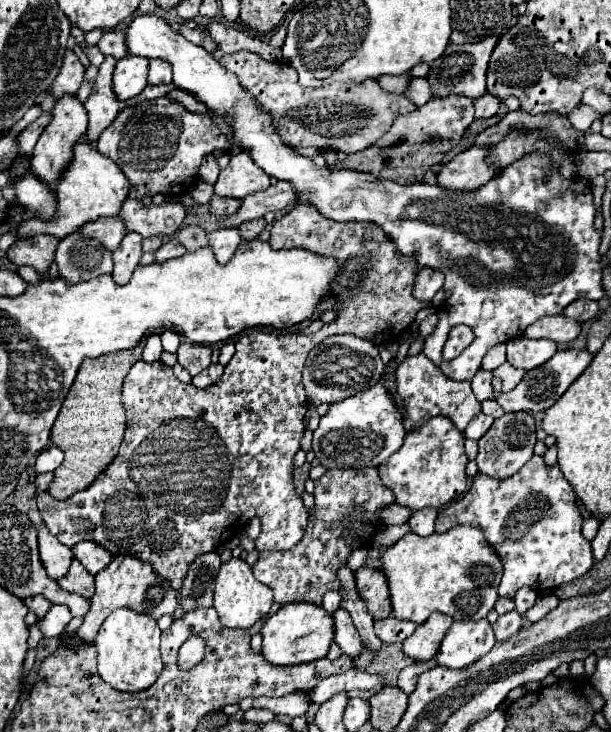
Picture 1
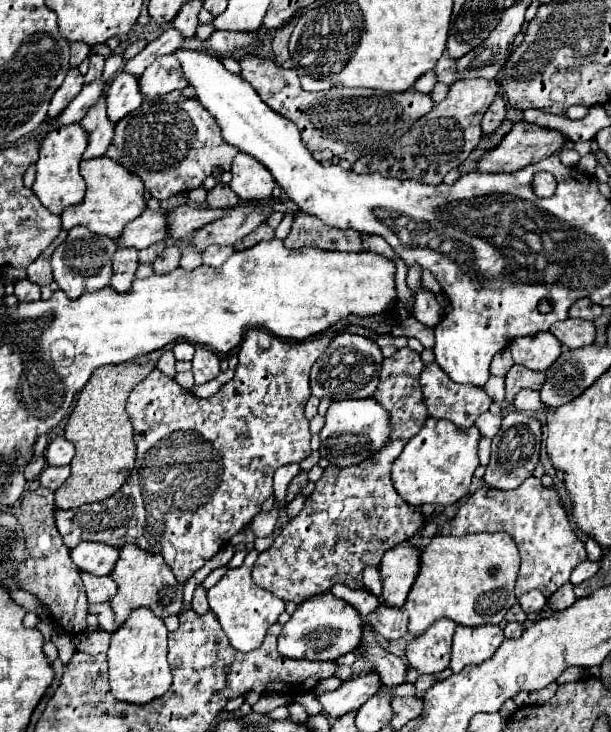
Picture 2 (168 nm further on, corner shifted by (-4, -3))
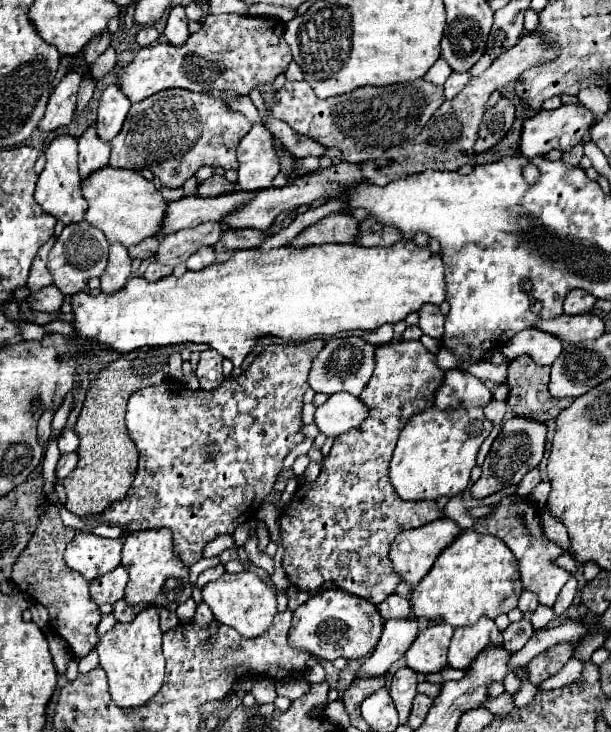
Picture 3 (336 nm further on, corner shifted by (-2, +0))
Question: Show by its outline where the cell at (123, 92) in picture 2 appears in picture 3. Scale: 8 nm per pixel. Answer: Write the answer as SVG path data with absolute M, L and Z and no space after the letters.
M112 84L102 92L100 106L98 106L98 120L96 120L100 138L112 140L120 132L130 106L132 102L128 100L128 96L122 92L118 84Z

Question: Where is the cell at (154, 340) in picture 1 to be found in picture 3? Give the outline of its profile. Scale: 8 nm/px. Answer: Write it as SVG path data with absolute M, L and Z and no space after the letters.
M178 352L170 354L170 360L168 360L168 374L174 378L174 380L180 380L182 382L182 358Z

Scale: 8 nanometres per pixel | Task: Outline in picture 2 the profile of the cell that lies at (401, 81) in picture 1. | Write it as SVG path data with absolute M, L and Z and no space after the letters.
M430 71L430 73L422 75L422 79L418 79L418 83L414 85L414 89L420 91L420 93L430 93L430 91L434 89L436 83L438 83L438 79L436 79L436 71Z

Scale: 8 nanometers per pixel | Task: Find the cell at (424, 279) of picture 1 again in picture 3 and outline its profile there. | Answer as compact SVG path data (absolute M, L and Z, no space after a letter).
M424 304L420 308L420 330L432 338L440 338L444 332L444 316L436 304Z

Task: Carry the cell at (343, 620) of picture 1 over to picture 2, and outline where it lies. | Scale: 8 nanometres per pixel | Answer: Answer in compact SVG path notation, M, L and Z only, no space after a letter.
M364 627L364 637L362 637L362 645L358 651L364 653L364 659L374 665L374 669L380 673L384 685L388 685L392 689L392 687L406 683L408 665L400 657L390 655L388 651L382 649L374 641L374 631L370 627Z

